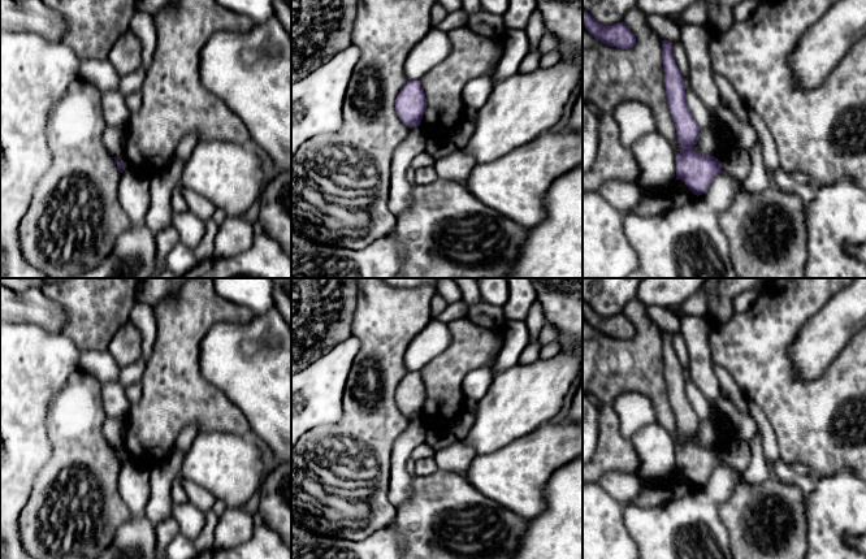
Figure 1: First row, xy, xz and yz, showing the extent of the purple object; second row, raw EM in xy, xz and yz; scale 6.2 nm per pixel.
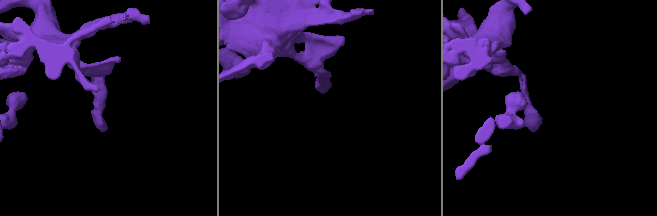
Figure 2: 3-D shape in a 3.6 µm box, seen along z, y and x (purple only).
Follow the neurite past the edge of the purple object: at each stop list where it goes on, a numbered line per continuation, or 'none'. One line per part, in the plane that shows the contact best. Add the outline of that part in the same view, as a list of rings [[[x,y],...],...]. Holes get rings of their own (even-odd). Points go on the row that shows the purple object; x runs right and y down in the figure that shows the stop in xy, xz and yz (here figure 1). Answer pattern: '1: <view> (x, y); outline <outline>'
none

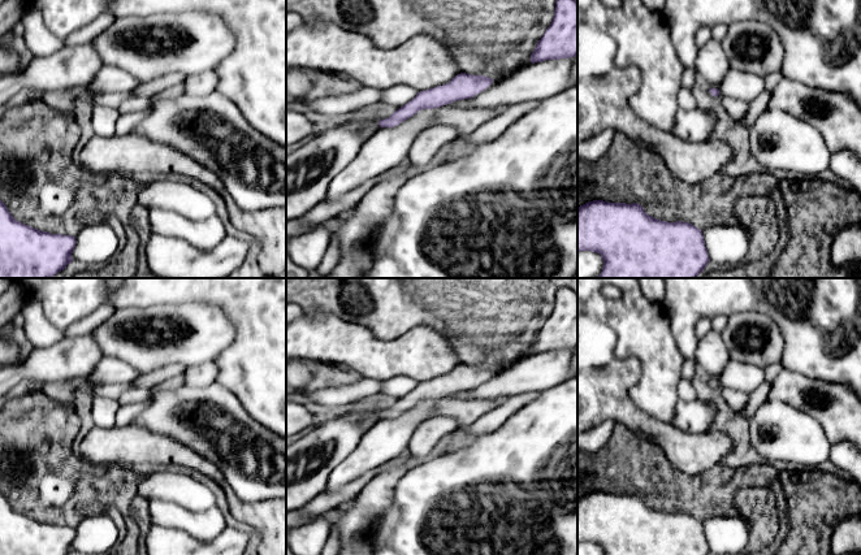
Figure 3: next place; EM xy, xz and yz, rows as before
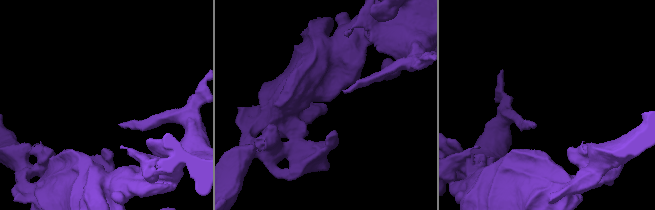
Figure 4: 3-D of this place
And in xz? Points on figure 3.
1: xz (357, 120); outline [[[358,110],[347,114],[347,121],[342,122],[342,125],[349,129],[362,129],[365,127],[367,125],[376,123],[380,127],[378,122],[380,120],[368,118],[363,110]]]

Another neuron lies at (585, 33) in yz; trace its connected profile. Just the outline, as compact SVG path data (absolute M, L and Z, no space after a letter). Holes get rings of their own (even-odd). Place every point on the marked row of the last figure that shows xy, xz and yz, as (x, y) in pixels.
M577 25L577 142L613 129L654 151L670 174L687 185L717 175L734 159L732 148L721 139L687 142L642 121L629 105L641 82L640 71L636 66L619 68L616 52L607 34Z

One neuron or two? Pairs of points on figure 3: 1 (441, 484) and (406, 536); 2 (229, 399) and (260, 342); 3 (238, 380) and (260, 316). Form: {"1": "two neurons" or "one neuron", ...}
{"1": "one neuron", "2": "two neurons", "3": "one neuron"}

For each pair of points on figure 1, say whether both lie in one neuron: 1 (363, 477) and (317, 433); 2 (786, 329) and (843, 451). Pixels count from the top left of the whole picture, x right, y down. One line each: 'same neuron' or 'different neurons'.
1: same neuron
2: same neuron

